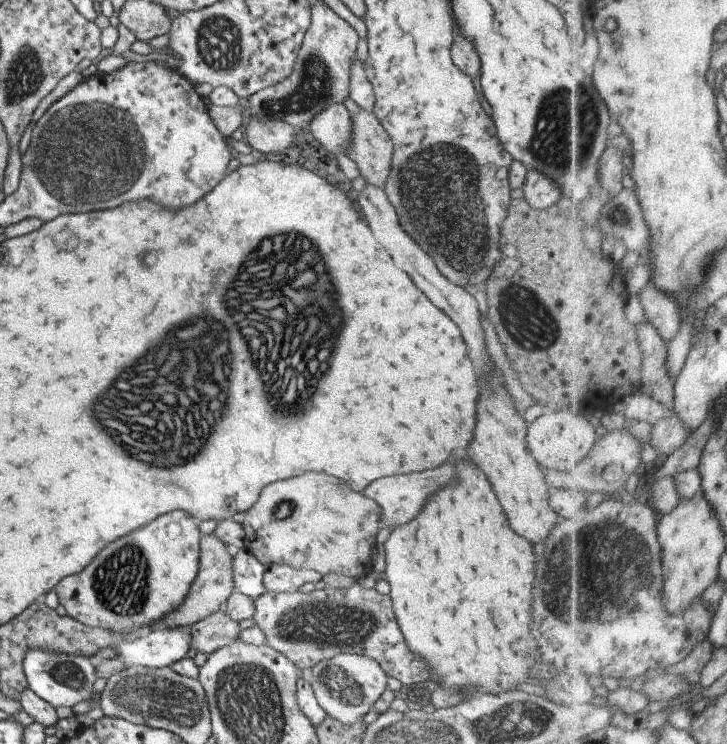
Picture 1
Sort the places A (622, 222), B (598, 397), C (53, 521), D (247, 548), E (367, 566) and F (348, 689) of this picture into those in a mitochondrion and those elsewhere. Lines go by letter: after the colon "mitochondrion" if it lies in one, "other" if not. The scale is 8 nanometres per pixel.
A: mitochondrion
B: other
C: other
D: other
E: other
F: mitochondrion

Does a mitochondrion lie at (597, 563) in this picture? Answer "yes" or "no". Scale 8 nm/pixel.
yes

